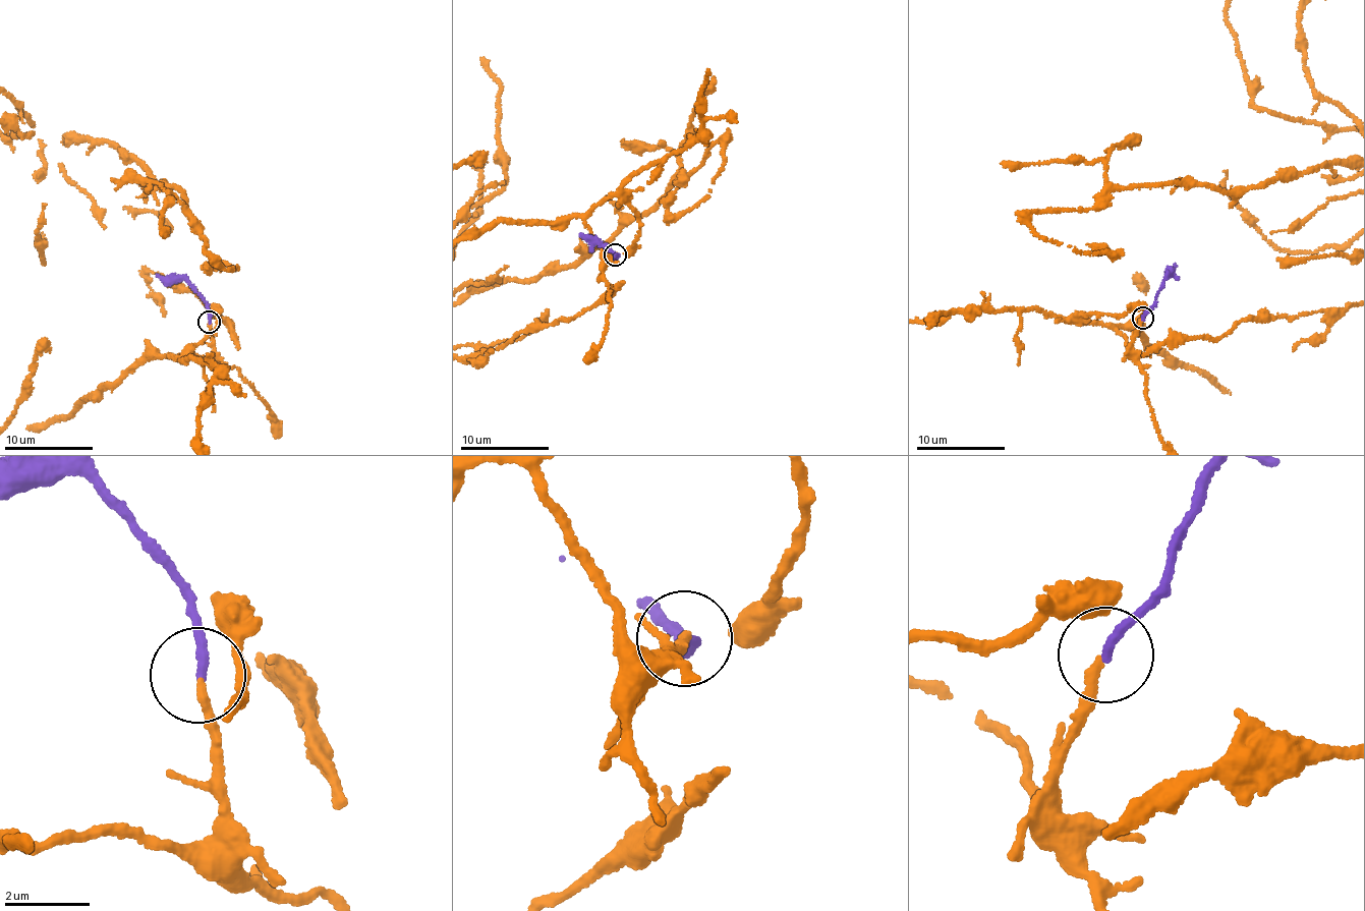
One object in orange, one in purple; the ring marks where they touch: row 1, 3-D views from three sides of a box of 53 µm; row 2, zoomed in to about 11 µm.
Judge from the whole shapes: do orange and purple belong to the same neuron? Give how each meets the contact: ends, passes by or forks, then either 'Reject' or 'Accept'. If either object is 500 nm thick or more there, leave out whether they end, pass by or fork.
At the ring orange passes by. At the ring purple ends. Accept

